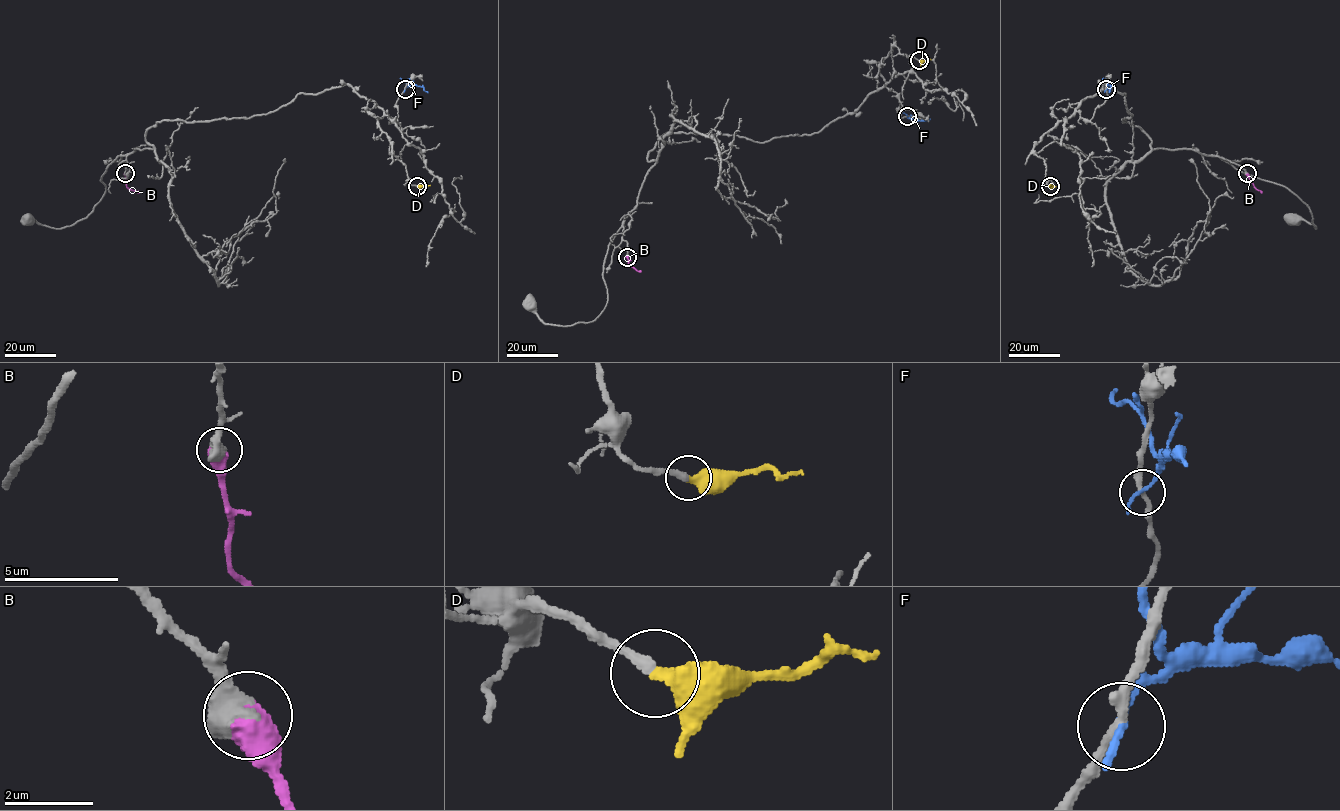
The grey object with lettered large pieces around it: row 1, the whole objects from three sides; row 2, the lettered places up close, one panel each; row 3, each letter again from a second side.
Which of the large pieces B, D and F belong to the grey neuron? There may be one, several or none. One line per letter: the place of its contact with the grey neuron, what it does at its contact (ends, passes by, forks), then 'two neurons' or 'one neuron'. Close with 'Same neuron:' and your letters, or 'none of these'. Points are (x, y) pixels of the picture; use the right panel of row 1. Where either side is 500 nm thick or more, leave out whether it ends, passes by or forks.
B: (1247, 173) | one neuron
D: (1050, 186) | one neuron
F: (1106, 89) | it ends | two neurons
Same neuron: B, D

